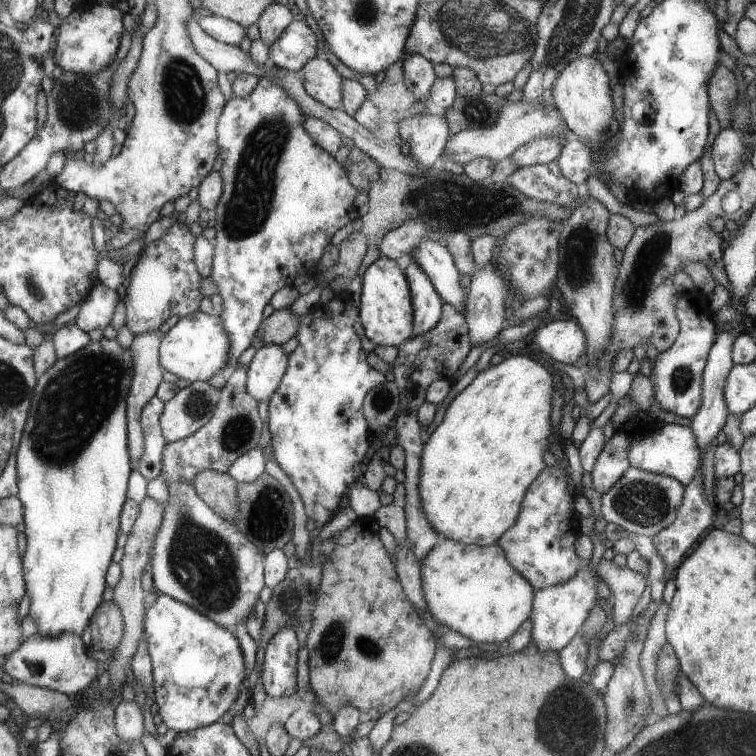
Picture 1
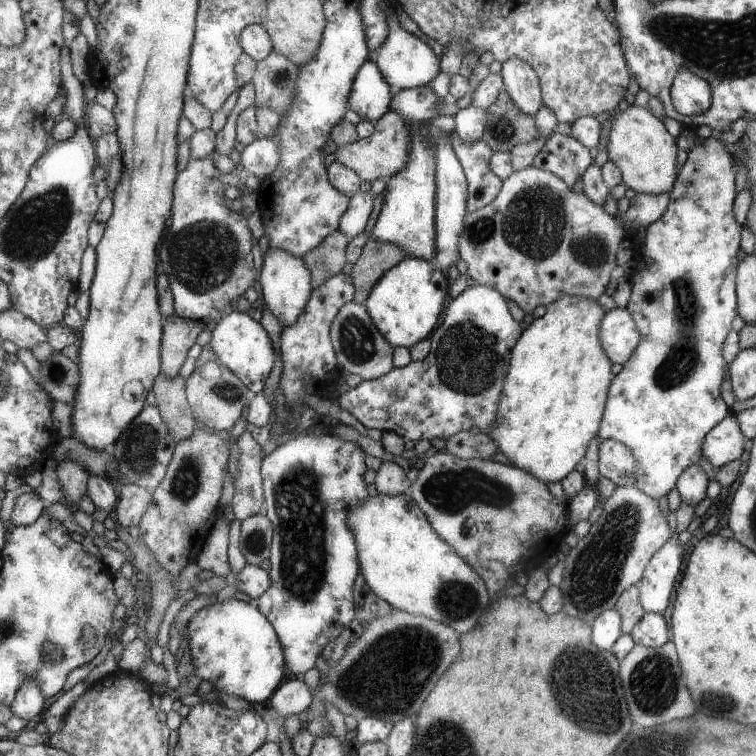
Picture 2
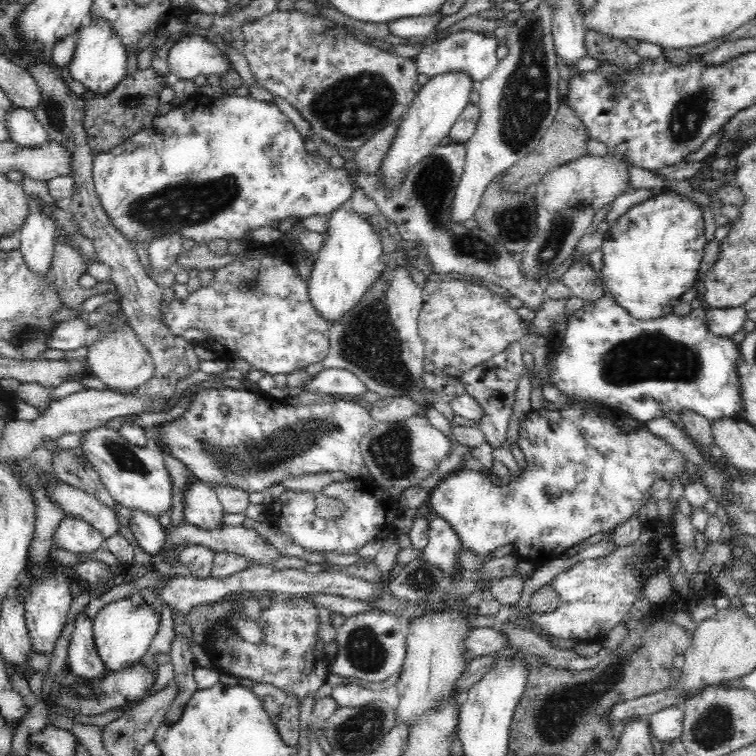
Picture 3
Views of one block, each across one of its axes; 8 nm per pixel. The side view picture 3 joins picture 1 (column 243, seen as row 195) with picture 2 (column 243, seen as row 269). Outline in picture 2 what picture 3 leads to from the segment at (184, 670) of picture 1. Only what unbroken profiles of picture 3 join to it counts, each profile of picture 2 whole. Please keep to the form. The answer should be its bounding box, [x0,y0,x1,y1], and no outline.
[187,600,285,704]

